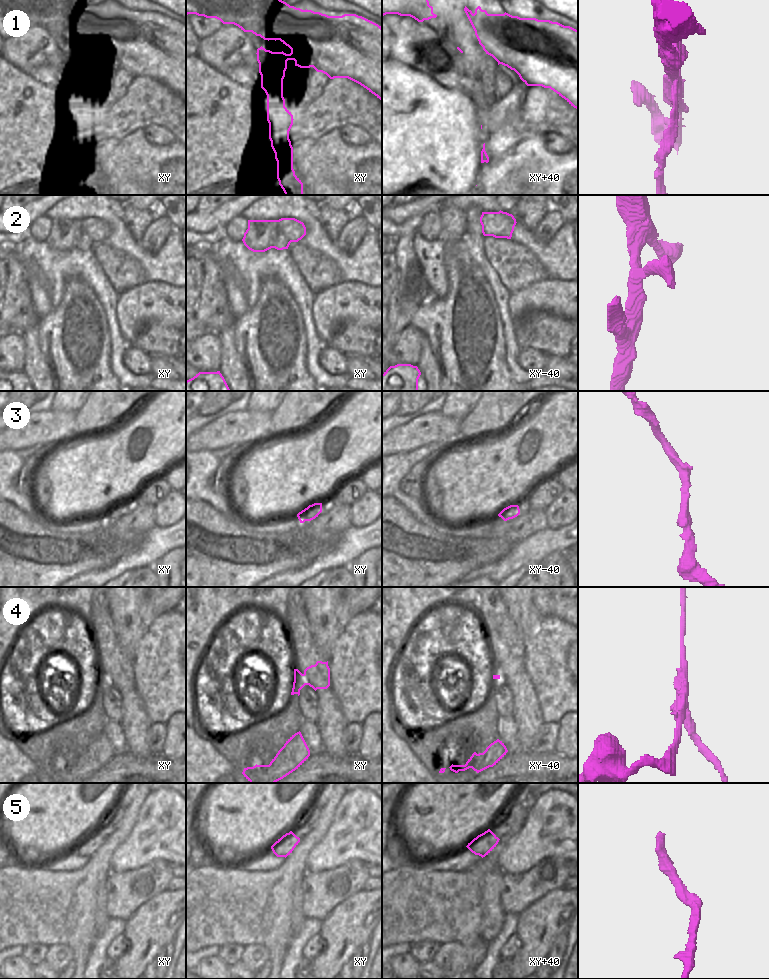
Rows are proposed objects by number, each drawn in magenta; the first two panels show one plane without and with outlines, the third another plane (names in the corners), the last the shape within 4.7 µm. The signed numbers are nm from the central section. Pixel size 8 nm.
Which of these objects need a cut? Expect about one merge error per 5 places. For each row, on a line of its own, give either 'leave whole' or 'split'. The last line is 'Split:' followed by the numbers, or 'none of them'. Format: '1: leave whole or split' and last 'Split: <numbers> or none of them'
1: leave whole
2: leave whole
3: leave whole
4: split
5: leave whole
Split: 4

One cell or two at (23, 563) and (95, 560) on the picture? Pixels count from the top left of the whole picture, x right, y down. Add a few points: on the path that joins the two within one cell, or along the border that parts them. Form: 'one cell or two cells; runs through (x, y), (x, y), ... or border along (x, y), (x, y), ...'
one cell; runs through (41, 564), (51, 564), (56, 559), (77, 559)

